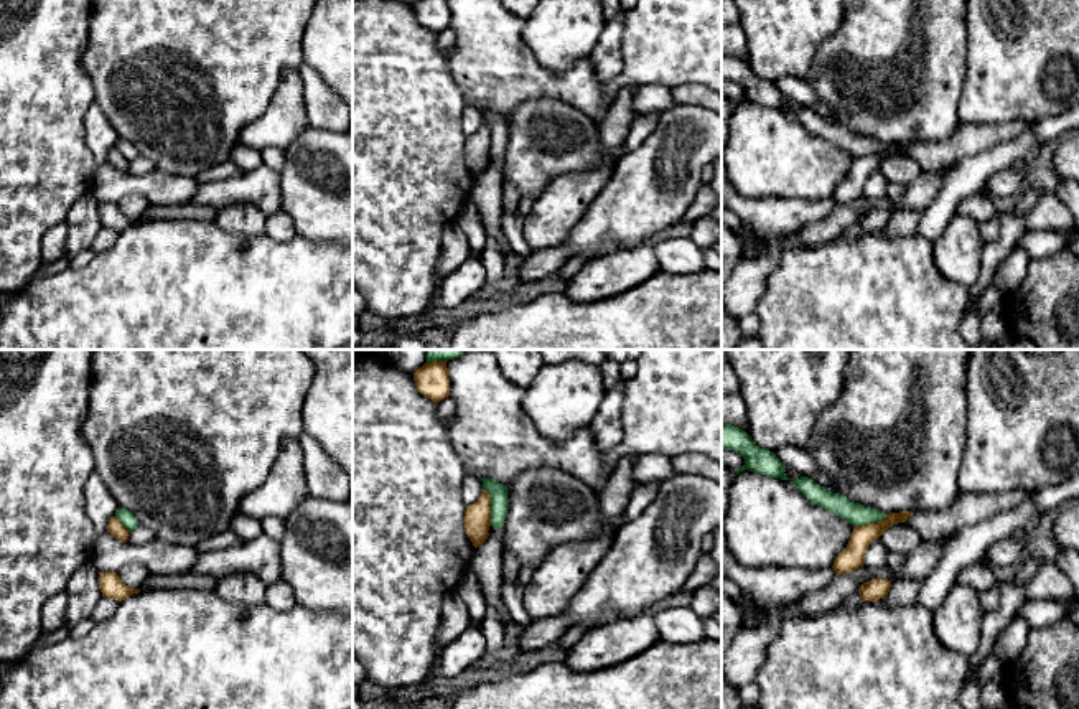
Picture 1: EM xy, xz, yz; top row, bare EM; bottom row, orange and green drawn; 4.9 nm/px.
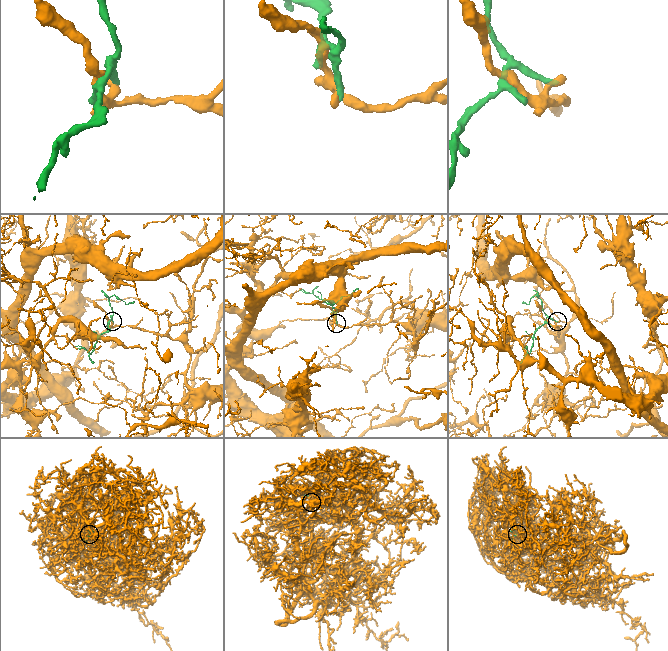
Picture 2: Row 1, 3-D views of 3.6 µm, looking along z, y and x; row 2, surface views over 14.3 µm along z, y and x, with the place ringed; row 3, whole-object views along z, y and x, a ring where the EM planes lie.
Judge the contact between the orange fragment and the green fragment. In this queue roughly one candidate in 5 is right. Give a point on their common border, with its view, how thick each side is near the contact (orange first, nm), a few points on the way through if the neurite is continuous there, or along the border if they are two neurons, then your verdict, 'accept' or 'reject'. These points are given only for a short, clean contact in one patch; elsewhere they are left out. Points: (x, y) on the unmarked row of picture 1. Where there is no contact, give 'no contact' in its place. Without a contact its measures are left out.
meets orange in xz at (490, 137); 130 nm thick on the orange side, 90 nm on the other; reject

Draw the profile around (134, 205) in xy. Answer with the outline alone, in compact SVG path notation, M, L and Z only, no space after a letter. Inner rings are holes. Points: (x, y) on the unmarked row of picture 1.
M130 193L120 198L117 206L127 218L140 219L140 216L148 209L150 201L142 193Z

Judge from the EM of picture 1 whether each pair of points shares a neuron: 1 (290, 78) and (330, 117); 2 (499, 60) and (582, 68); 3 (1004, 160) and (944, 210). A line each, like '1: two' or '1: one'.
1: two
2: one
3: one

